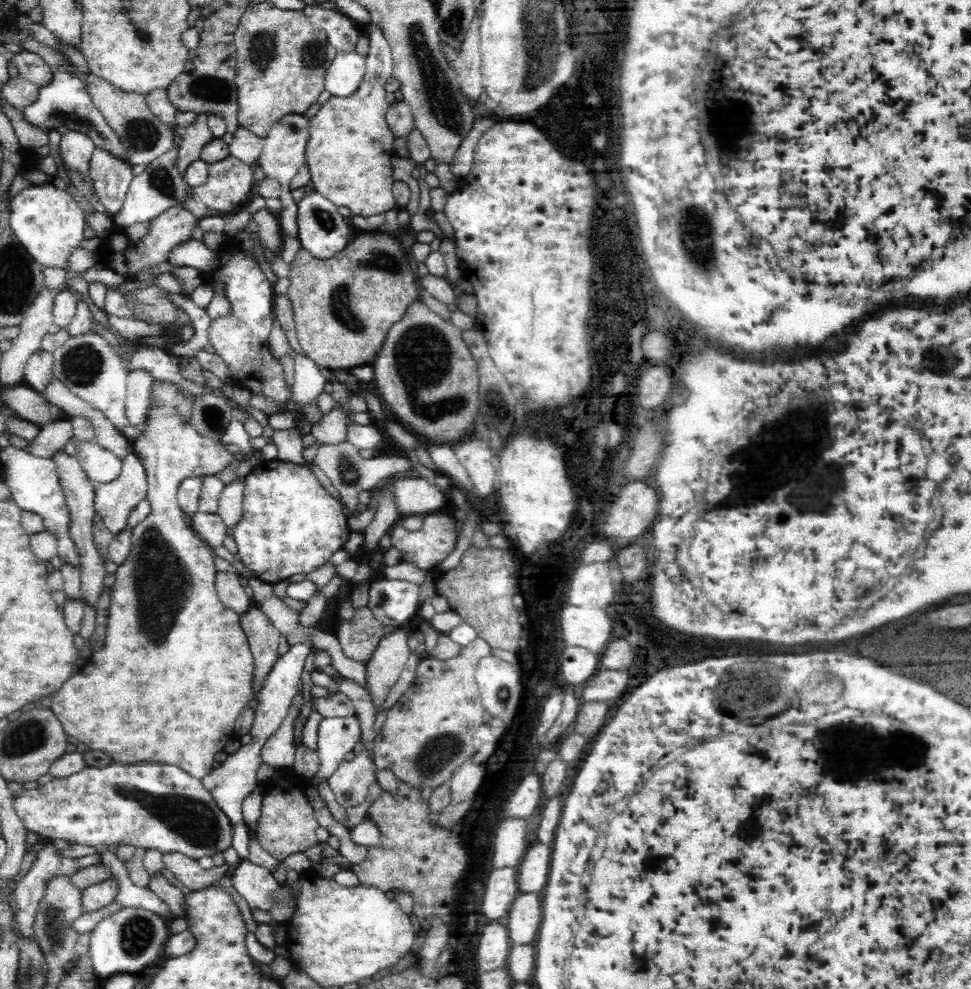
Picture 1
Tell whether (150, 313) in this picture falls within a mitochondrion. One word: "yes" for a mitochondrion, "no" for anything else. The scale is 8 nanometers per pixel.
no

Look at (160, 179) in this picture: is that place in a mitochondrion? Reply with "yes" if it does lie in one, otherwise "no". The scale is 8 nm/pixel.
yes

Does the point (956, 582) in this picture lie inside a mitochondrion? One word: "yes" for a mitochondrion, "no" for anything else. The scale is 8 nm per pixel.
no

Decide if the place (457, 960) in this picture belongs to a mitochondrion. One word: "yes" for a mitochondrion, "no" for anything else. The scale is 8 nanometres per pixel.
no

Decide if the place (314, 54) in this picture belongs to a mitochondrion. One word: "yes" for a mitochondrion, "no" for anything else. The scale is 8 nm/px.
yes

